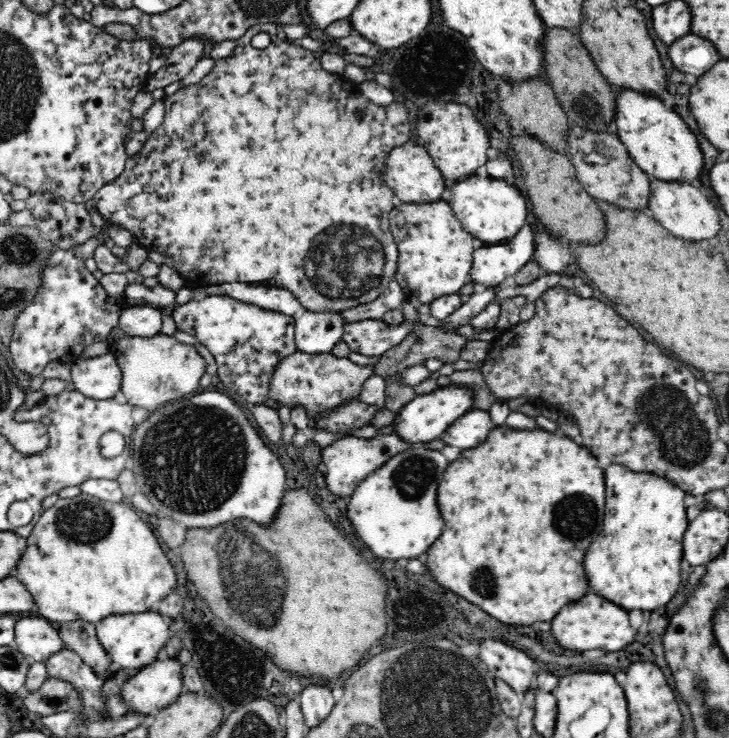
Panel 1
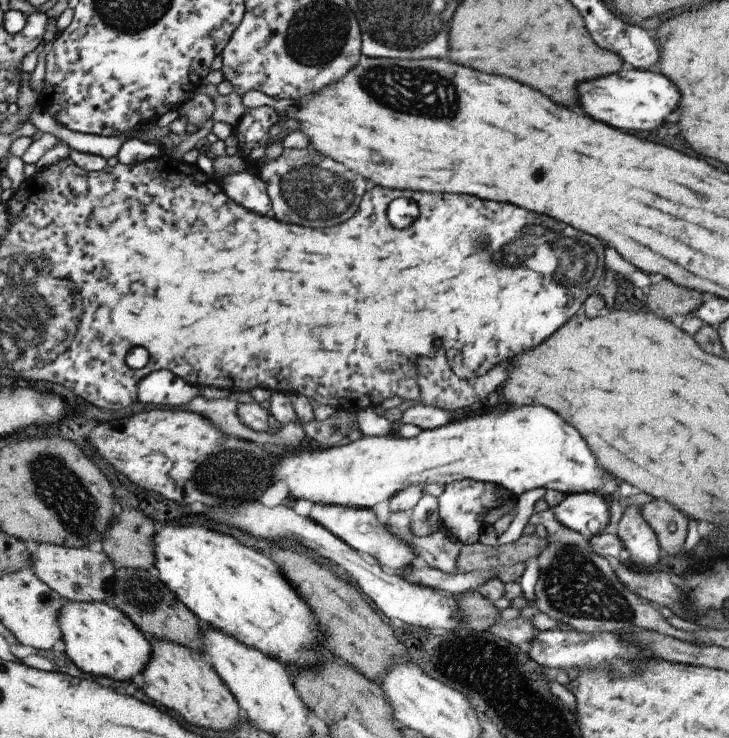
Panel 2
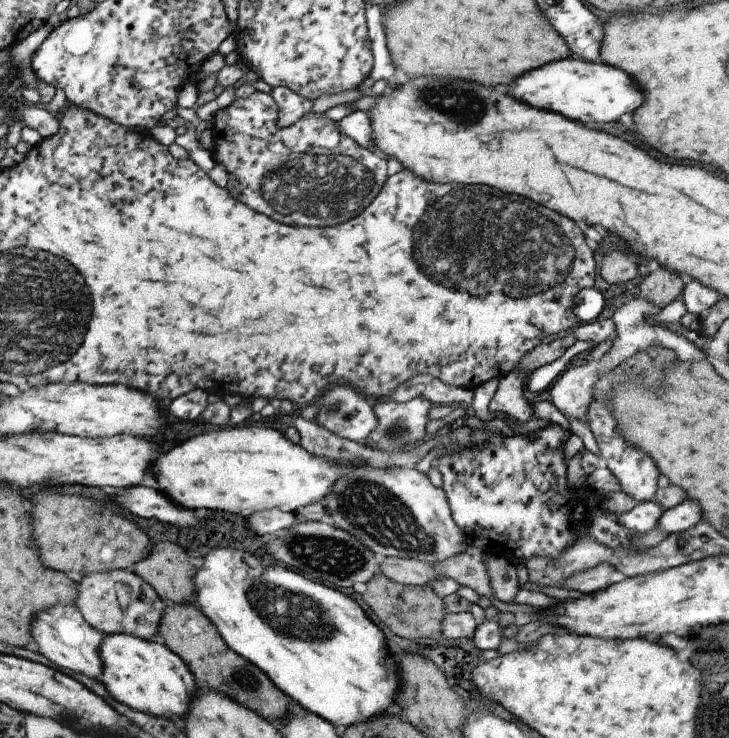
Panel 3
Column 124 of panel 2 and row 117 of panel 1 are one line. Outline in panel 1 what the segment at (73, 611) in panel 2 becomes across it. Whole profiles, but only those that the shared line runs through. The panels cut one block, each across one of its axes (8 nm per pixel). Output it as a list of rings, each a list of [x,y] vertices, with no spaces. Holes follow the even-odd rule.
[[[618,89],[616,92],[617,112],[615,113],[615,122],[617,133],[622,144],[627,148],[634,162],[650,177],[666,183],[684,183],[689,184],[693,180],[696,182],[700,179],[700,172],[704,168],[704,154],[700,148],[696,136],[686,122],[673,111],[669,111],[664,102],[653,94],[642,94],[635,90]]]

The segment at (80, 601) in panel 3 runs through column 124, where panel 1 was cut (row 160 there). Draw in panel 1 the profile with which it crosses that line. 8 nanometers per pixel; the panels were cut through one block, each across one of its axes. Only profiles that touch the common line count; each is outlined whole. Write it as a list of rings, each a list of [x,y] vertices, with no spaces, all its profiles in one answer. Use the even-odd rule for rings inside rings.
[[[570,126],[566,141],[569,160],[574,165],[579,182],[588,194],[626,210],[648,211],[651,179],[634,162],[618,134],[604,130],[592,132],[579,126]]]

